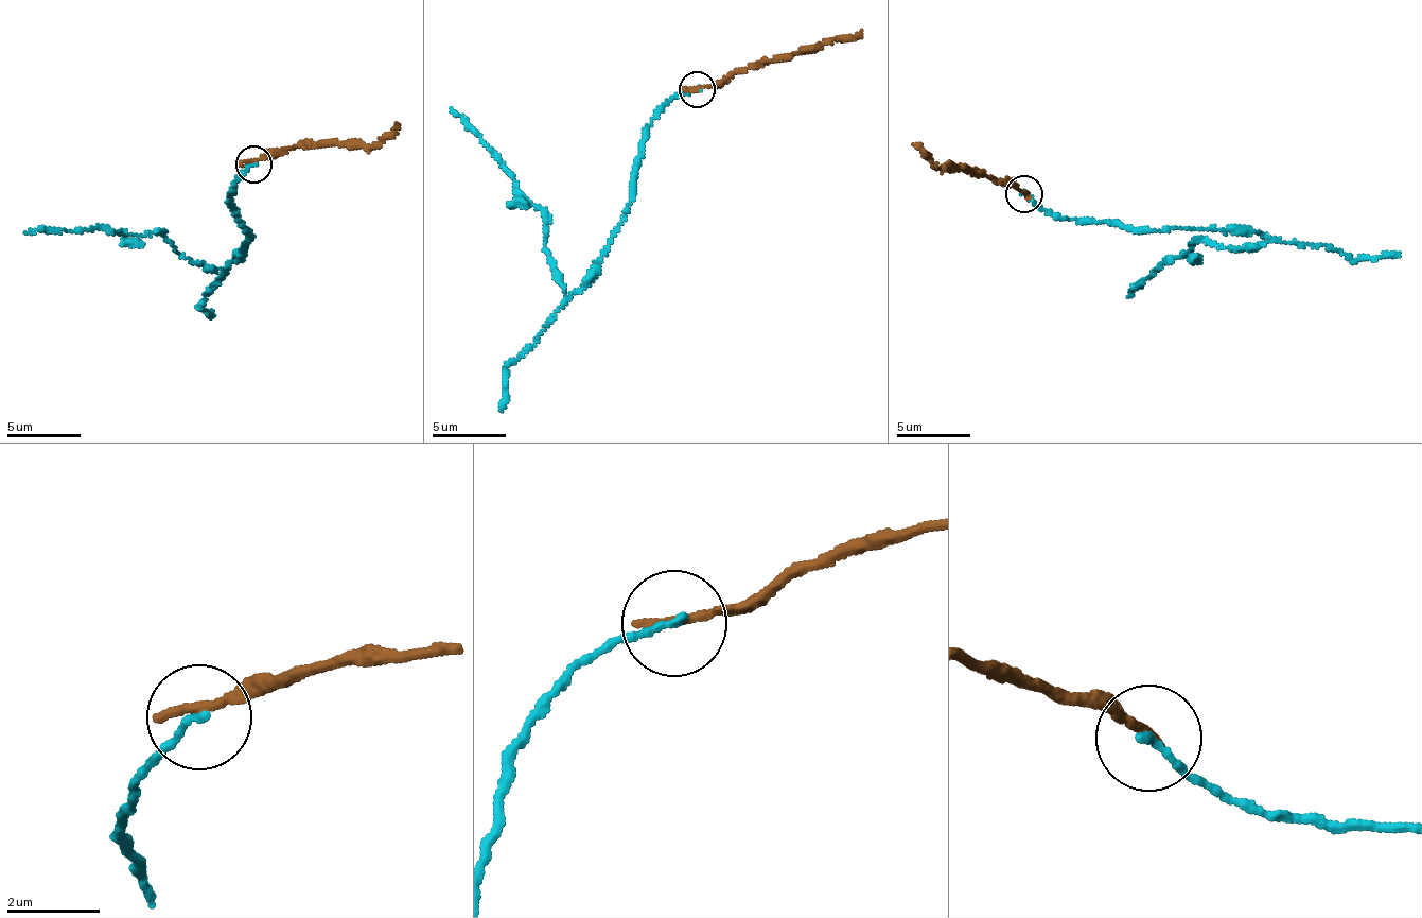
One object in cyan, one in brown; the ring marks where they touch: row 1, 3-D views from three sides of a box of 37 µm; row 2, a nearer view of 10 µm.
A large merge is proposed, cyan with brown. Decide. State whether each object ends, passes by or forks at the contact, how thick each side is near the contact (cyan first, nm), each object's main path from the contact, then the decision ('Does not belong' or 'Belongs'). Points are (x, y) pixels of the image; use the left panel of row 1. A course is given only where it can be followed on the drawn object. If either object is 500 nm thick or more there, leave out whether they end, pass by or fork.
At the ring cyan ends. At the ring brown ends. Thickness 150 nm (cyan) against 240 nm. Course of cyan: (252, 165), (241, 171), (229, 202), (252, 237), (226, 266), (183, 257), (160, 234), (95, 227), (24, 232). Course of brown: (252, 161), (296, 146), (364, 143), (381, 146), (397, 123). Does not belong

